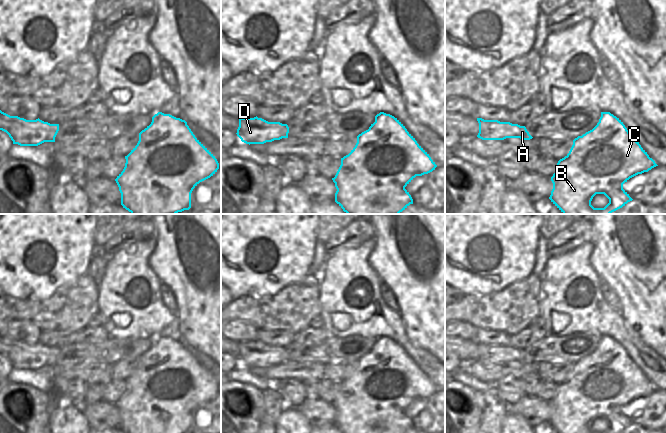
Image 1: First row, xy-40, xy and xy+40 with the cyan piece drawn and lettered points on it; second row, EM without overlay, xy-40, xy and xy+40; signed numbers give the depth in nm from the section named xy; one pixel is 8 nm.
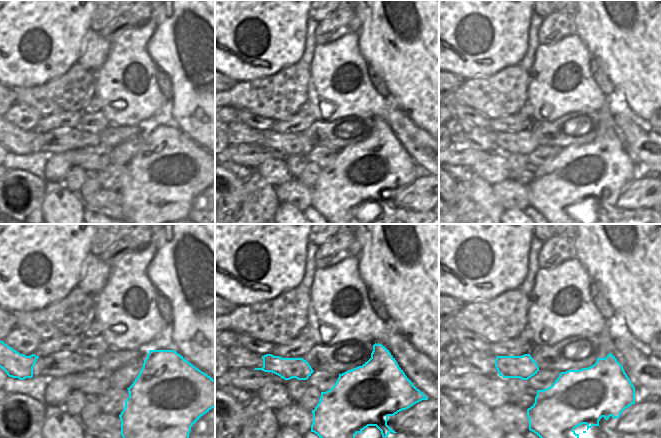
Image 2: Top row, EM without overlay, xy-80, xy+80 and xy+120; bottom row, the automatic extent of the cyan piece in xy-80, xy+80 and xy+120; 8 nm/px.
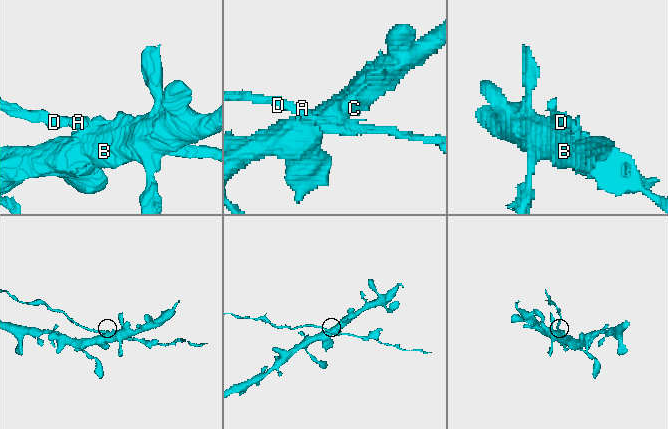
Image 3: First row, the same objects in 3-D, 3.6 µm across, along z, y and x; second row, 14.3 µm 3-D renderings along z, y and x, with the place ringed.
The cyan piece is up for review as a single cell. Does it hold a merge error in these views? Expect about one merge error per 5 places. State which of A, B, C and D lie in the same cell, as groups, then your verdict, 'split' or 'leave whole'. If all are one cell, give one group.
A D / B C | split

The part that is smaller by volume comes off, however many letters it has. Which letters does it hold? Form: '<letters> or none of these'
A, D

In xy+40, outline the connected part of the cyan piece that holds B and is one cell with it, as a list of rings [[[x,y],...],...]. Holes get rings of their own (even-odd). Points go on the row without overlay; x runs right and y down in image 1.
[[[601,336],[599,343],[601,353],[605,355],[601,359],[602,368],[594,368],[594,372],[601,372],[600,376],[586,376],[584,380],[574,380],[568,384],[562,392],[557,392],[551,405],[553,413],[549,423],[559,433],[620,433],[633,423],[623,413],[623,408],[630,402],[648,396],[658,390],[641,371],[639,366],[629,357],[623,346],[610,336]],[[596,418],[604,418],[609,427],[604,432],[594,432],[591,425]]]

